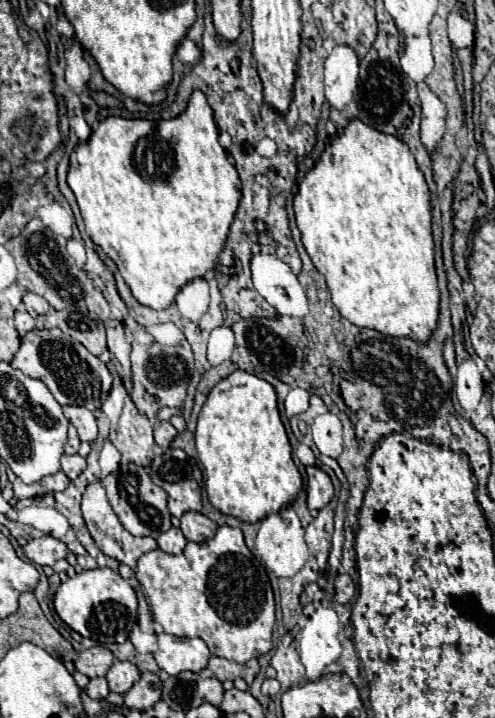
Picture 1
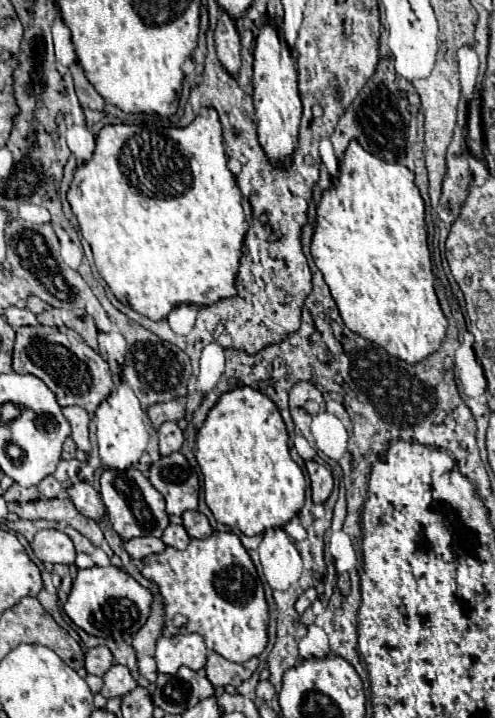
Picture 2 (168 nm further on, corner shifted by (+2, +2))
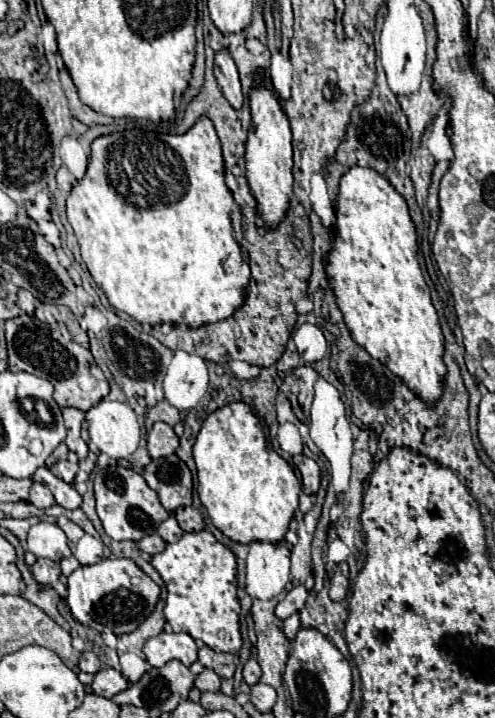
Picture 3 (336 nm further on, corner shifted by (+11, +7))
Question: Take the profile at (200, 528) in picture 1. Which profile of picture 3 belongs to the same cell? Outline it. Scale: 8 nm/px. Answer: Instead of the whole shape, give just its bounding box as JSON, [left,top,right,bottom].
[174,506,204,532]

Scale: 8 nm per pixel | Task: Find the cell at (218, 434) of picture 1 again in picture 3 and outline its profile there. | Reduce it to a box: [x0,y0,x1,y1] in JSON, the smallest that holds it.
[194,402,300,544]

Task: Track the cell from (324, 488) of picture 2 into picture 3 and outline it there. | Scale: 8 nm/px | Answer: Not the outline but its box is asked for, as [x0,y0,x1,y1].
[294,456,320,494]

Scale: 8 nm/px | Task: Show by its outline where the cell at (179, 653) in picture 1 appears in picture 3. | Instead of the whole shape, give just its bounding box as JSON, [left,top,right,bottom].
[144,632,198,668]

